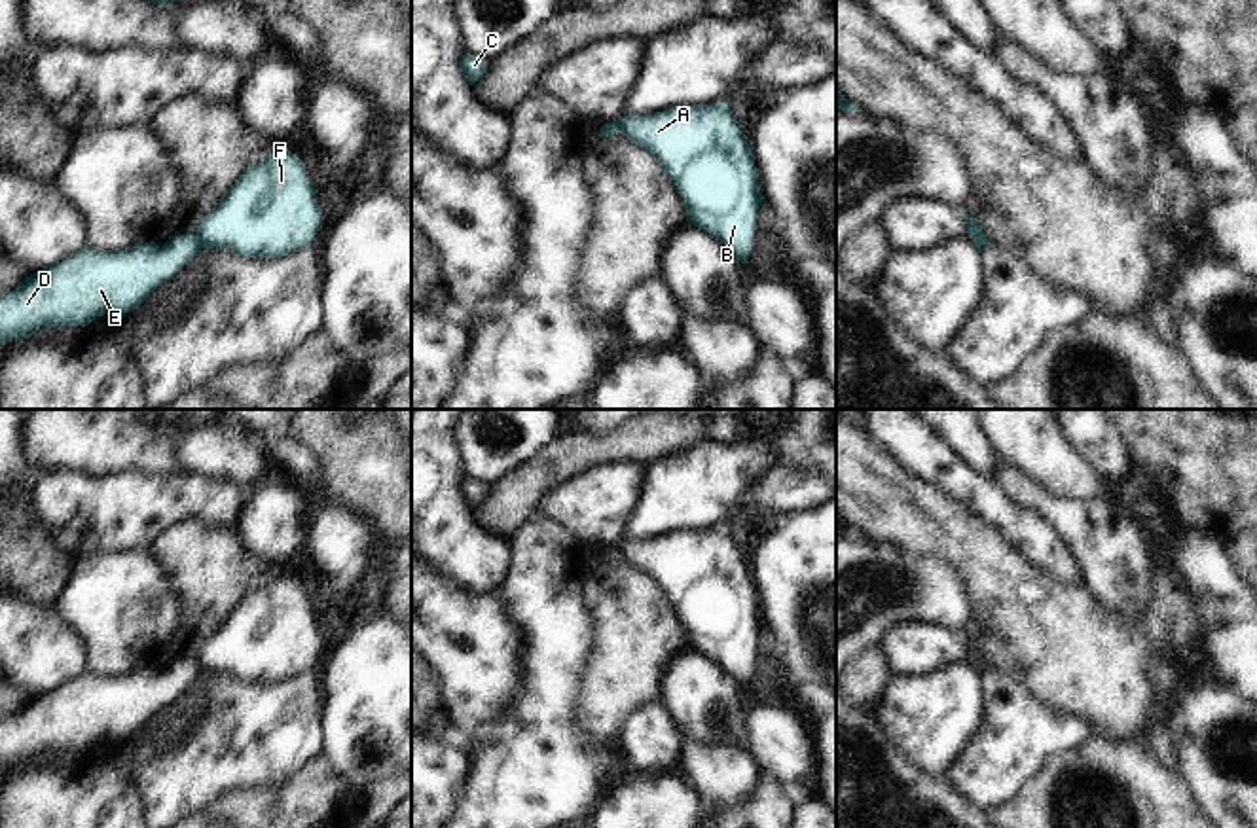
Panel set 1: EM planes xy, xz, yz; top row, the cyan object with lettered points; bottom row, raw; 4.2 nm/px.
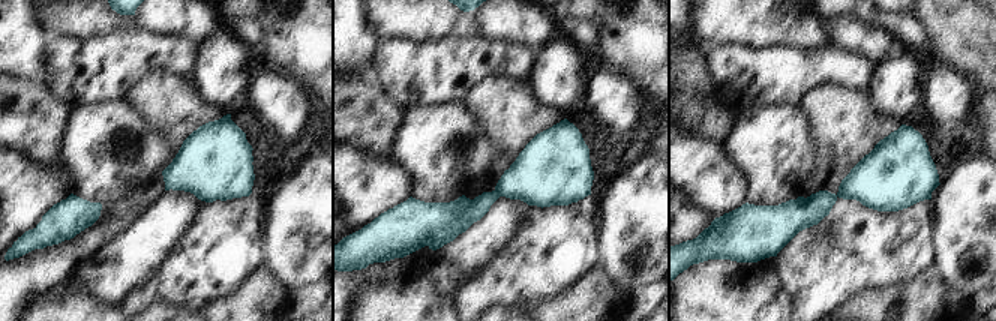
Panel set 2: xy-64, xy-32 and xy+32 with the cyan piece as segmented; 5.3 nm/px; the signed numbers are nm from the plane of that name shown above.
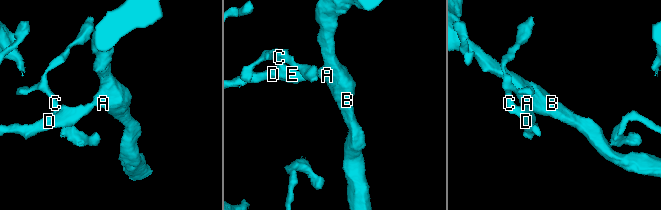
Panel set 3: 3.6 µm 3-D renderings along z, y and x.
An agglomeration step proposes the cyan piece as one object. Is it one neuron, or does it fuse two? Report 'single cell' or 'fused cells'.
fused cells

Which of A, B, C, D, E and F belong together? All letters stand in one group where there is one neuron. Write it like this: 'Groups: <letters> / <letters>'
Groups: A B F / C D E

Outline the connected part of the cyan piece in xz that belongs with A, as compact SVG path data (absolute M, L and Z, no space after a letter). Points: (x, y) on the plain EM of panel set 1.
M724 527L679 529L648 540L624 540L618 549L631 568L658 582L686 631L686 646L719 663L738 686L747 688L756 637L764 623L747 563L734 536Z

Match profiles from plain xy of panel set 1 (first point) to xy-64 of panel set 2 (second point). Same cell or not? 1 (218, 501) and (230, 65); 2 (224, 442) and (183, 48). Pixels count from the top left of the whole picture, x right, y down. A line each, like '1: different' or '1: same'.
1: different
2: different

